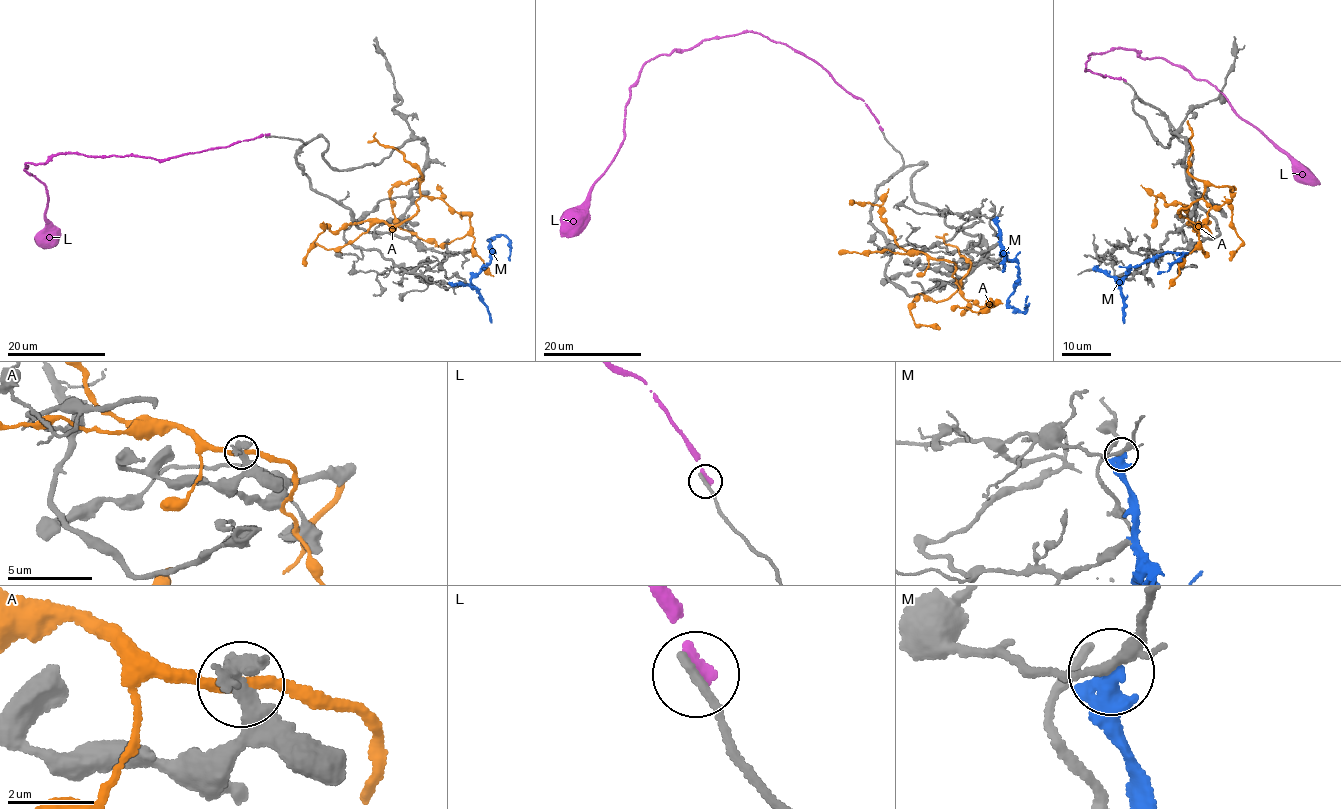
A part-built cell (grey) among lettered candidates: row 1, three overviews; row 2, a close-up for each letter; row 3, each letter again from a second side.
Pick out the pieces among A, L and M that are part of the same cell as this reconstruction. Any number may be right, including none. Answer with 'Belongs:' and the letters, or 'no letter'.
Belongs: no letter

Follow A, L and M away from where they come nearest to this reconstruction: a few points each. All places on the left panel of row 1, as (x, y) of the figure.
A: (402, 222), (419, 209), (416, 201), (421, 180), (401, 182), (391, 189), (392, 212), (395, 224), (439, 246)
L: (268, 135), (158, 159), (68, 152), (44, 163), (25, 164), (49, 195), (45, 245)
M: (452, 285), (471, 284), (472, 278), (489, 263), (493, 252), (489, 238), (507, 237), (510, 261)

